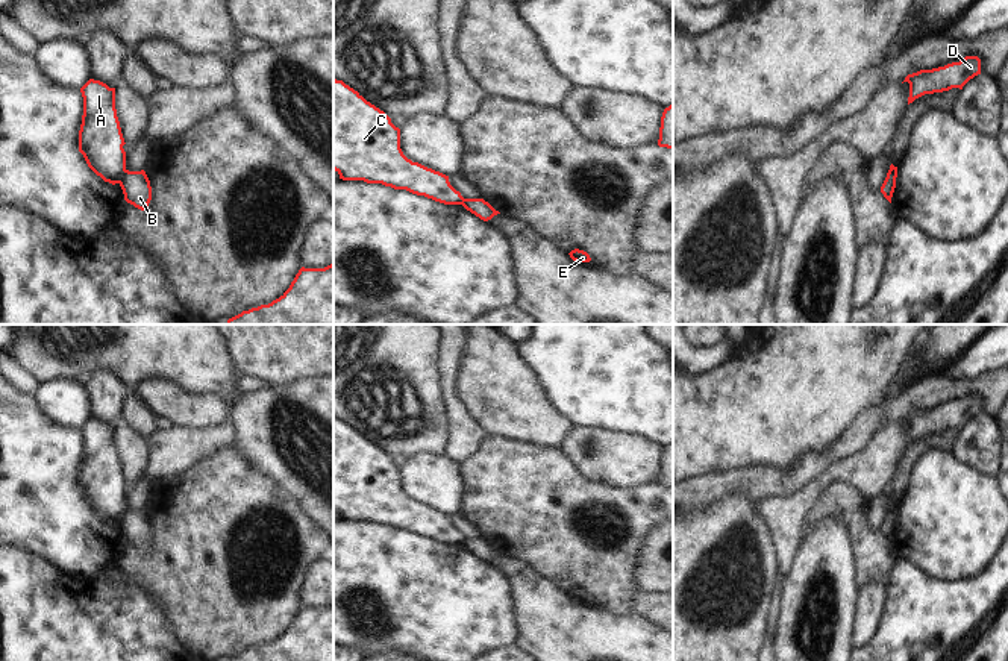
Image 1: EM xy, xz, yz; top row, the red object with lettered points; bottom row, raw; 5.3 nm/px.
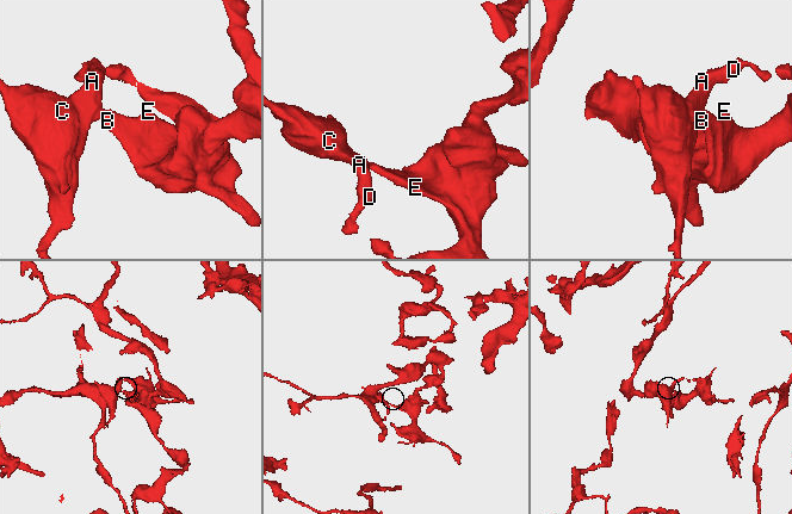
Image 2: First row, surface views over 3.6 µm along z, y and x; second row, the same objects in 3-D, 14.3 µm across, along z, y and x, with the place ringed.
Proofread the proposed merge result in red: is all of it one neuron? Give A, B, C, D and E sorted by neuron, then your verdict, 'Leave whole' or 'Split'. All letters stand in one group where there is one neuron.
Groups: A C D / B E. Split.

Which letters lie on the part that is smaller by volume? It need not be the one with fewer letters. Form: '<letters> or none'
A, C, D

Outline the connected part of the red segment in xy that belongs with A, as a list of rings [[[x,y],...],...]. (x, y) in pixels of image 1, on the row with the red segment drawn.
[[[89,79],[80,88],[83,115],[79,152],[88,167],[105,182],[120,183],[126,173],[124,138],[115,109],[115,88]]]

